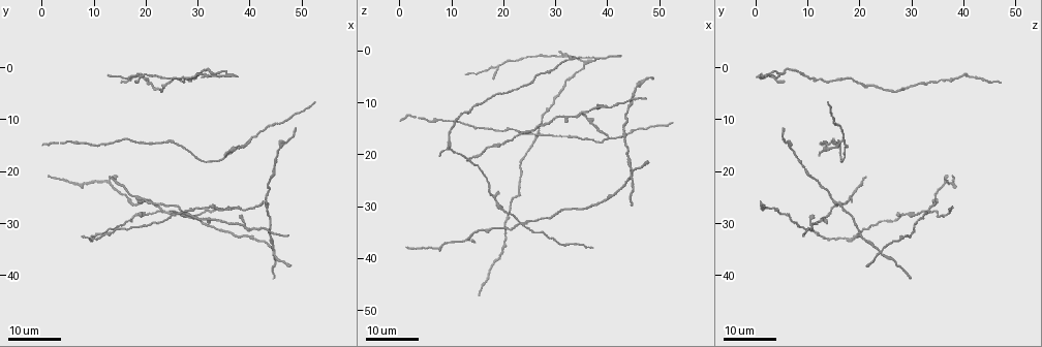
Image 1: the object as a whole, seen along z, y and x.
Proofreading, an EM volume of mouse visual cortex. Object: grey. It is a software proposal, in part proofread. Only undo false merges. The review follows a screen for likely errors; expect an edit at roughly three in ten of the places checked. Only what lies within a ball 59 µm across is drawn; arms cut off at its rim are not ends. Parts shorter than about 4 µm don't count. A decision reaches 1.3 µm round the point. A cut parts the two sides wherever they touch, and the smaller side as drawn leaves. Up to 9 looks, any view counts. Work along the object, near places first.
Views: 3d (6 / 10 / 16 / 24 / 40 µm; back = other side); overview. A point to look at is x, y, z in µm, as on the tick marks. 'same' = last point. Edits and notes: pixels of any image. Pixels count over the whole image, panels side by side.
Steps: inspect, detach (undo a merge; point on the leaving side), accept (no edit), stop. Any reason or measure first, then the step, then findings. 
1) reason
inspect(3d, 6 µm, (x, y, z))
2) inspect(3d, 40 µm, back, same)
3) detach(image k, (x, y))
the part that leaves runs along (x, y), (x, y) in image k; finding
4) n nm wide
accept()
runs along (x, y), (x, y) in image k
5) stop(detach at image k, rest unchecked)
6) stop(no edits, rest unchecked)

side arm on a straight run
inspect(3d, 24 µm, (40.0, 14.0, 17.0))

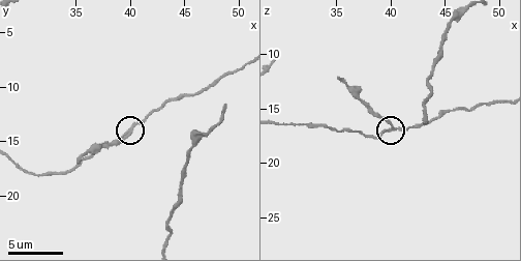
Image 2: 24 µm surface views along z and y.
inspect(3d, 6 µm, same)

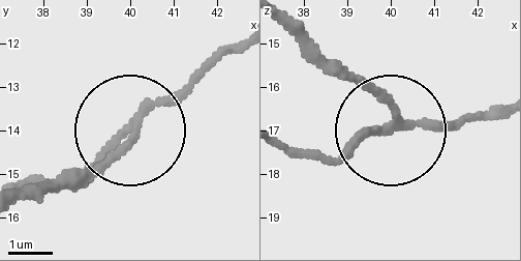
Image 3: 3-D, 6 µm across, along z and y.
detach(image 3, (102, 164))
the part that leaves runs along (134, 126), (60, 185), (27, 190) in image 3; two neurons meet here

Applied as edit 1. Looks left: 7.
inspect(overview)

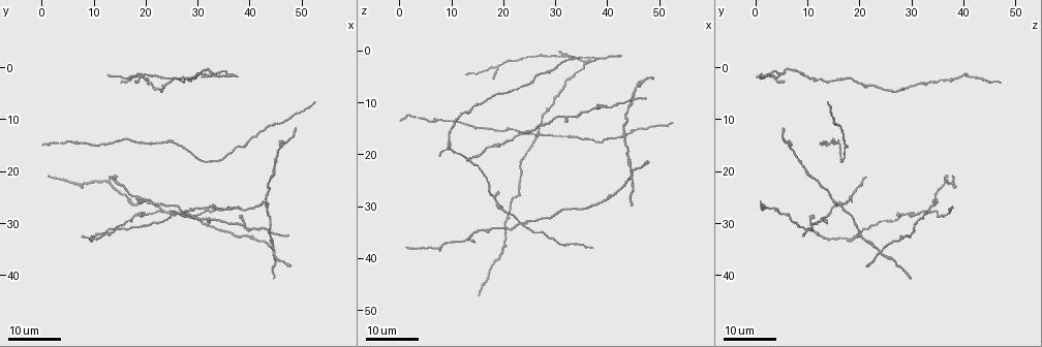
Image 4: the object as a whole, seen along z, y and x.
two arms in line, one across
inspect(3d, 24 µm, (39.0, 30.5, 10.5))

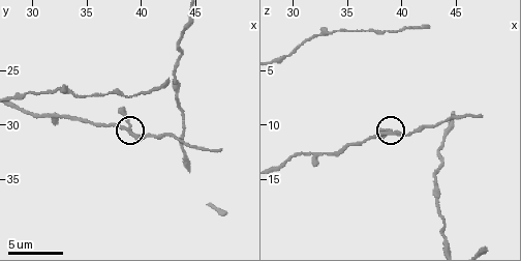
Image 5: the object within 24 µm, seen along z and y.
zoom in
inspect(3d, 10 µm, (38.6, 30.6, 10.8))

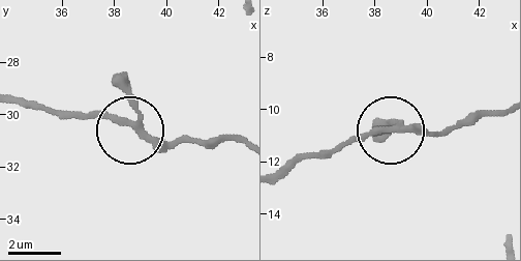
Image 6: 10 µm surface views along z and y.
accept()
one neuron here

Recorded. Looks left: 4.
side arm on a straight run
inspect(3d, 16 µm, (32.6, 29.2, 12.6))

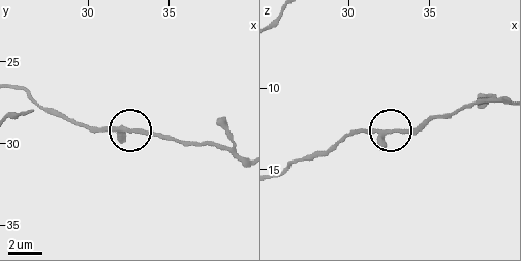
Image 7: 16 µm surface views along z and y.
zoom in
inspect(3d, 6 µm, (32.8, 29.2, 12.8))

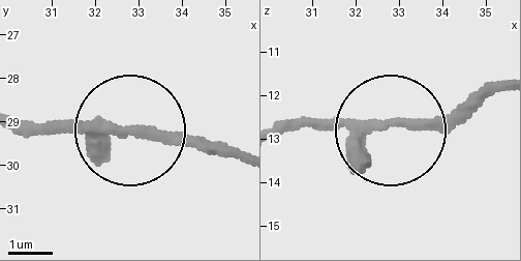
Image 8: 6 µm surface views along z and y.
3 arms
accept()
one neuron here

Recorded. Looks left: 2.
arms part here
inspect(3d, 16 µm, (23.0, 27.5, 33.0))

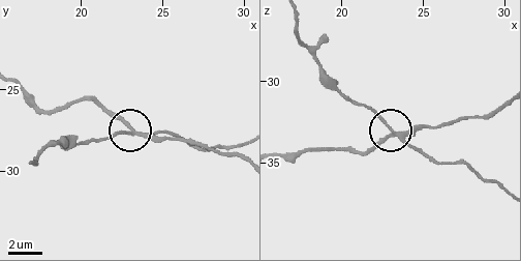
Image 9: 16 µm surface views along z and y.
inspect(3d, 6 µm, (23.0, 27.4, 33.1))

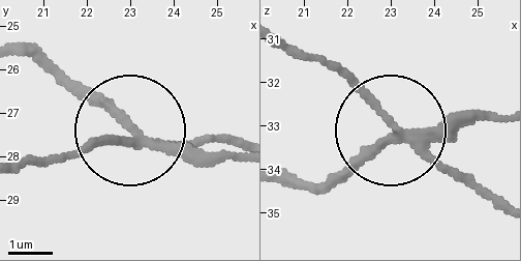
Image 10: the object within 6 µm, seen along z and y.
190 nm wide
detach(image 10, (207, 138))
the part that leaves runs along (150, 141), (98, 141), (21, 163) in image 10; a second neuron is stuck on

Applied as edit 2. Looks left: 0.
stop(detach at image 3, detach at image 10, rest unchecked)

